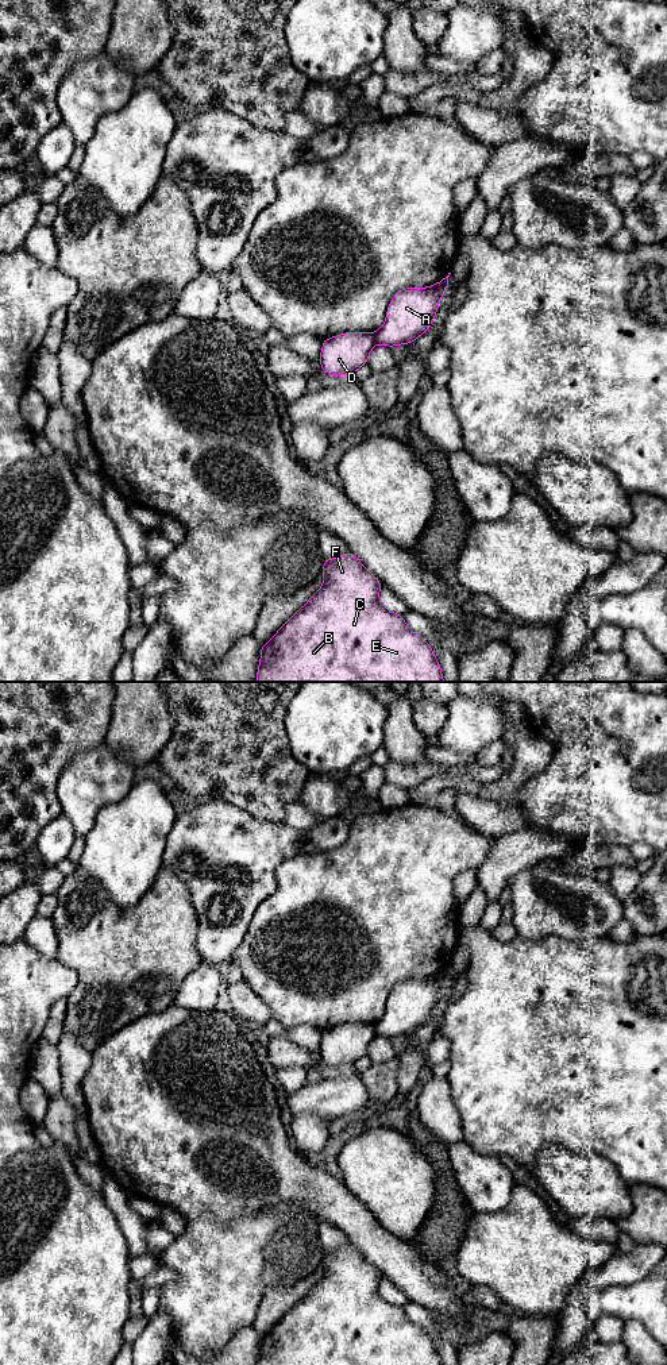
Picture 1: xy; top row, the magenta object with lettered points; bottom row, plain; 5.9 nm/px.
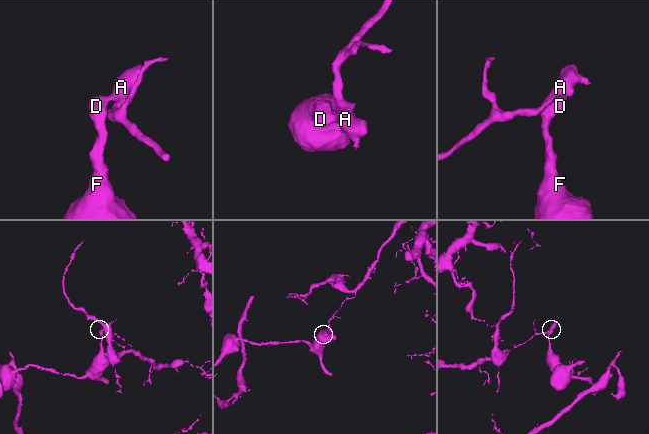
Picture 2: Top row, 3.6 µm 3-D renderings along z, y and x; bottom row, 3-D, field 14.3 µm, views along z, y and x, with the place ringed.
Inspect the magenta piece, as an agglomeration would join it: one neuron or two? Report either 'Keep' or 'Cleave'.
Cleave

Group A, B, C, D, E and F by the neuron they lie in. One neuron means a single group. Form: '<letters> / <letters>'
A / B C D E F

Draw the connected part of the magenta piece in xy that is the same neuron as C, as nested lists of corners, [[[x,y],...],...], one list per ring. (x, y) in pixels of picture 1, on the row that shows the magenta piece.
[[[351,551],[324,559],[323,572],[320,590],[261,647],[257,682],[444,682],[428,641],[379,602],[381,581]]]

